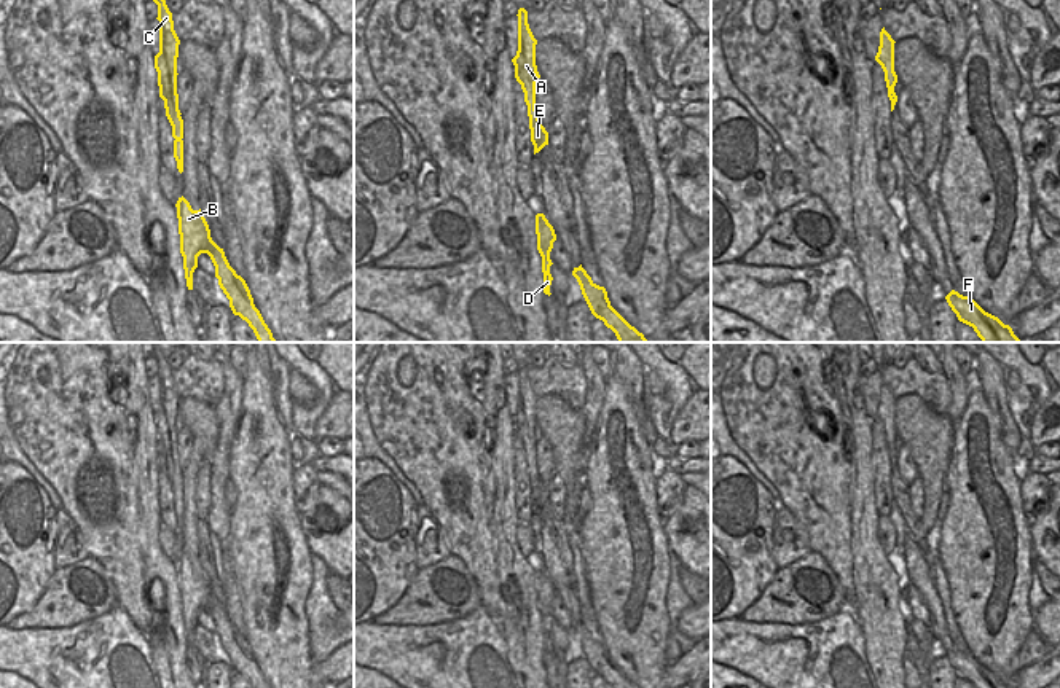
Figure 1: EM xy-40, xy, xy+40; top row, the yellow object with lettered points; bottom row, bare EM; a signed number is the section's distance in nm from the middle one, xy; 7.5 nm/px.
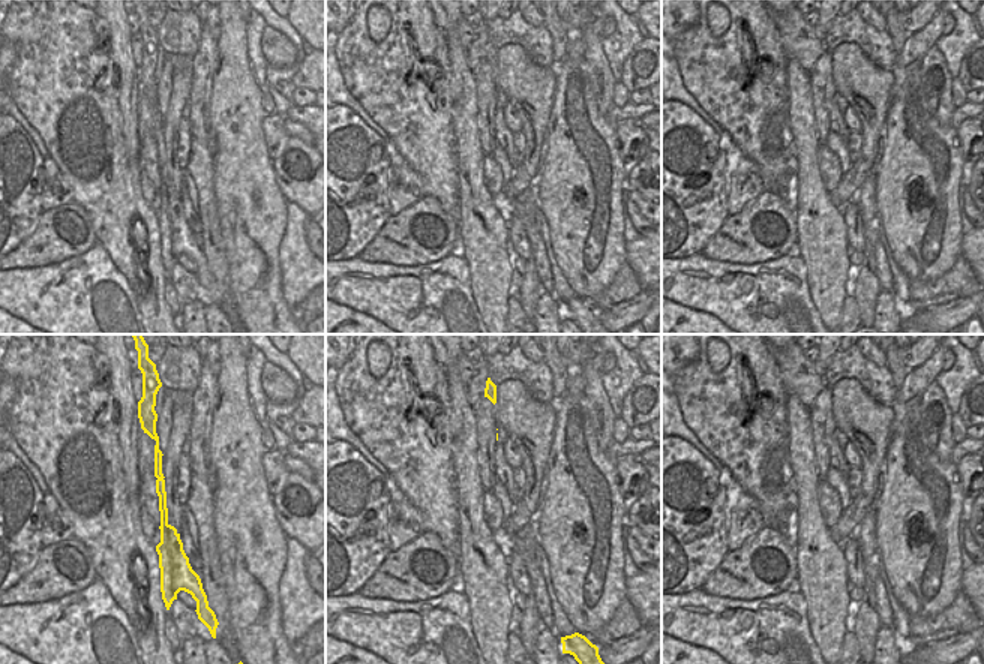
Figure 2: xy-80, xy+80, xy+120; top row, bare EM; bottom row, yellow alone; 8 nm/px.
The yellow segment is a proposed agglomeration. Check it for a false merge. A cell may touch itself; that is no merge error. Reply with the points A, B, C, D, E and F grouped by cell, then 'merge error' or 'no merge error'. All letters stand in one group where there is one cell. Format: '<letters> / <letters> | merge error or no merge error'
A B C D E F | no merge error

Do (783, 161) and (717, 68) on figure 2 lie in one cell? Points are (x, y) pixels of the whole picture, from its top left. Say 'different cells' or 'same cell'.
same cell

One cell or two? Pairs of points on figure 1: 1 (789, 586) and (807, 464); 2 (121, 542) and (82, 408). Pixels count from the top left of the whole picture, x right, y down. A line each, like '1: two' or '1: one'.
1: two
2: one

